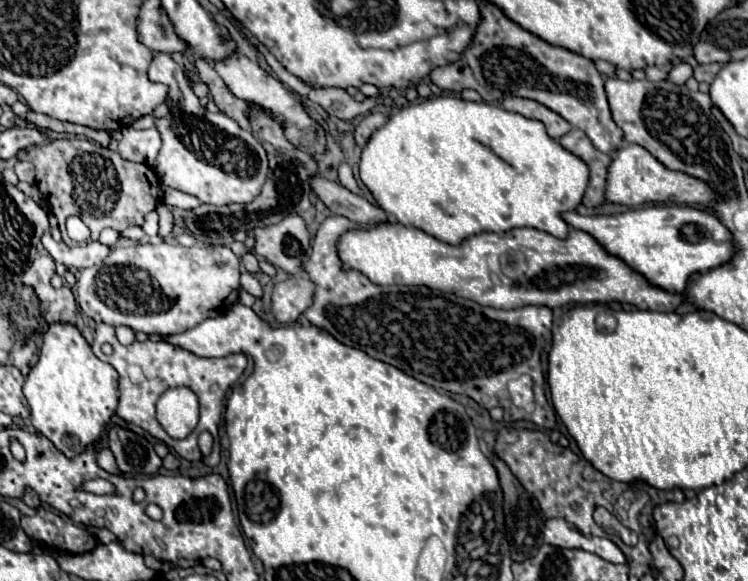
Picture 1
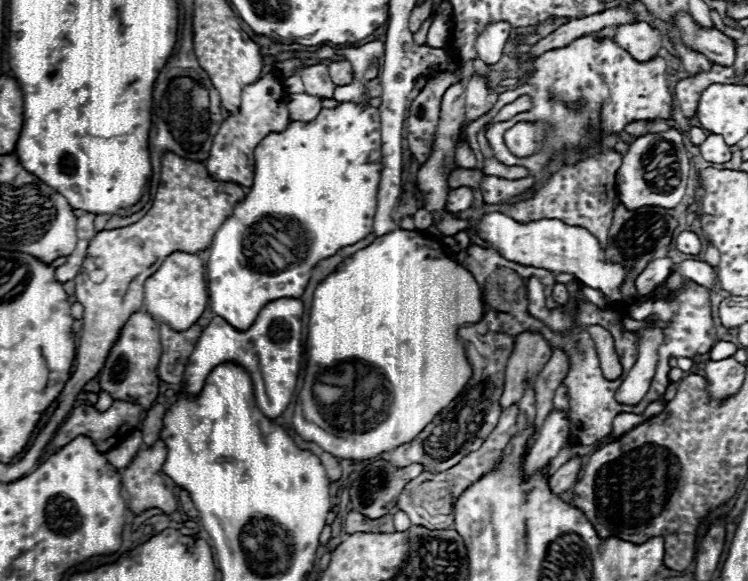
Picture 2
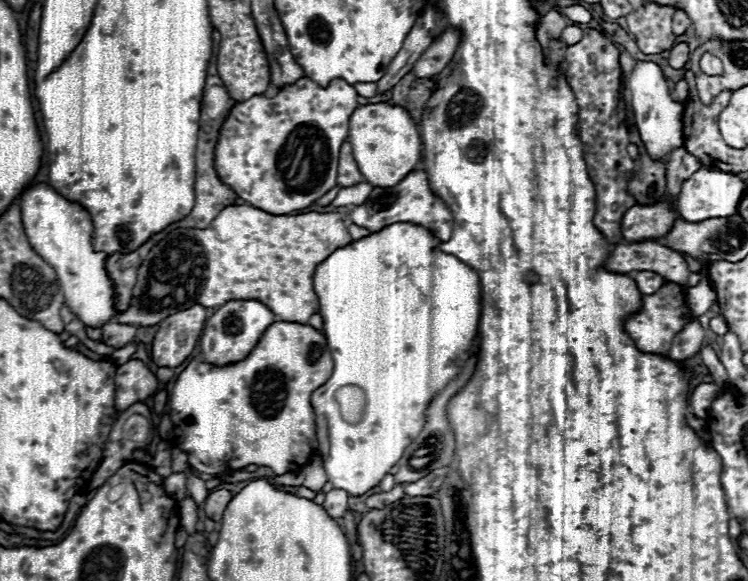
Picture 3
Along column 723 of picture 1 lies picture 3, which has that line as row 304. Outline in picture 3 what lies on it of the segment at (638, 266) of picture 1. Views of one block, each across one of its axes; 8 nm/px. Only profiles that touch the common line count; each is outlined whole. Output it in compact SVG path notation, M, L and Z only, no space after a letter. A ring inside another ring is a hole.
M228 300L224 306L220 306L208 318L206 328L200 336L200 350L202 350L204 360L210 364L216 364L216 366L234 364L238 360L244 360L272 322L276 322L276 314L262 302L258 302L258 300ZM234 326L240 328L240 334L236 334L236 336L228 334L228 328L234 328Z

